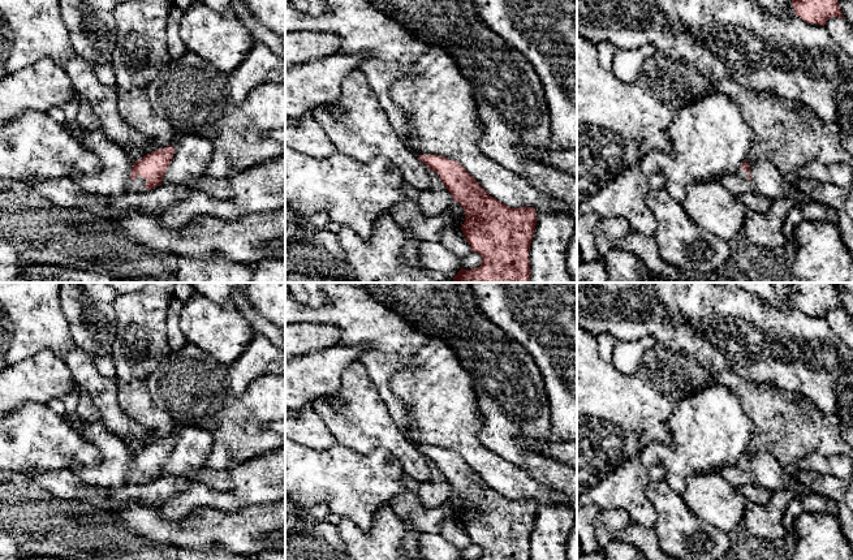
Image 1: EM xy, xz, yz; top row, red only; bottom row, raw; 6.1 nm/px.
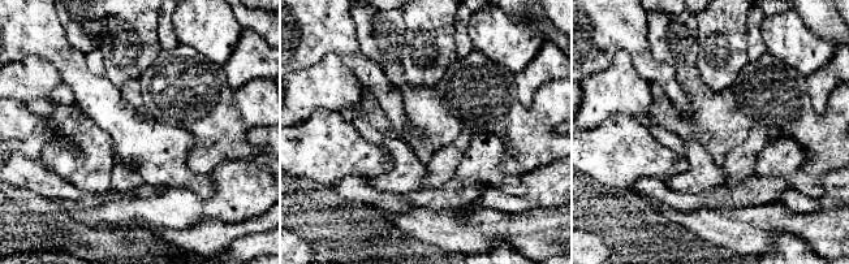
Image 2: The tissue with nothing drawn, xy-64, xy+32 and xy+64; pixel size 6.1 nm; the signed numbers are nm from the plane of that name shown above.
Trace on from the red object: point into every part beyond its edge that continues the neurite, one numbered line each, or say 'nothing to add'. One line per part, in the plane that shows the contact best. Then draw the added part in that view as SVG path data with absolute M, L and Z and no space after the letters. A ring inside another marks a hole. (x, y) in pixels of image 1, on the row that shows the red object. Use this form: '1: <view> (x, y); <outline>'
1: xy (137, 185); M137 176L135 180L128 180L126 193L141 193L146 191L146 180L141 176Z

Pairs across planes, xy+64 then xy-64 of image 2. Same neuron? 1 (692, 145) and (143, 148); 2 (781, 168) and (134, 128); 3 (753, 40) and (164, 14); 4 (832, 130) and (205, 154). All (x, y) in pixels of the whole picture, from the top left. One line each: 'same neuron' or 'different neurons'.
1: different neurons
2: same neuron
3: same neuron
4: same neuron

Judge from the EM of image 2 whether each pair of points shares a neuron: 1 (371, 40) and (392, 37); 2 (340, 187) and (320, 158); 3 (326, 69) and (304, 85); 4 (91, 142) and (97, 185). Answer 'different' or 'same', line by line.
1: same
2: different
3: same
4: same

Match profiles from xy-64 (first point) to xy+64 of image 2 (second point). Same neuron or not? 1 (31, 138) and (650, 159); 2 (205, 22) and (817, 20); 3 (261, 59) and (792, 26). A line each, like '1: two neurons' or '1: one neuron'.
1: one neuron
2: two neurons
3: two neurons

